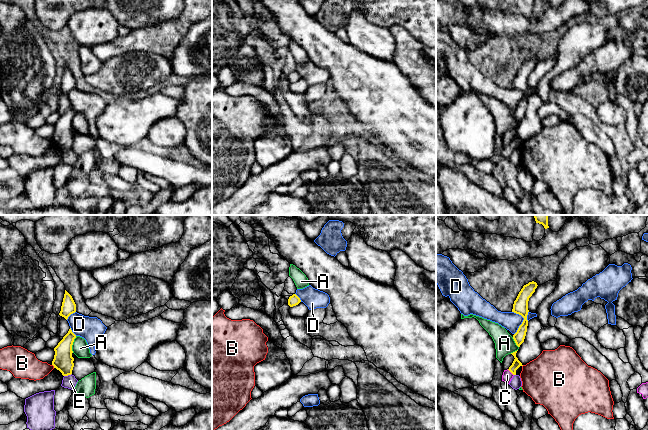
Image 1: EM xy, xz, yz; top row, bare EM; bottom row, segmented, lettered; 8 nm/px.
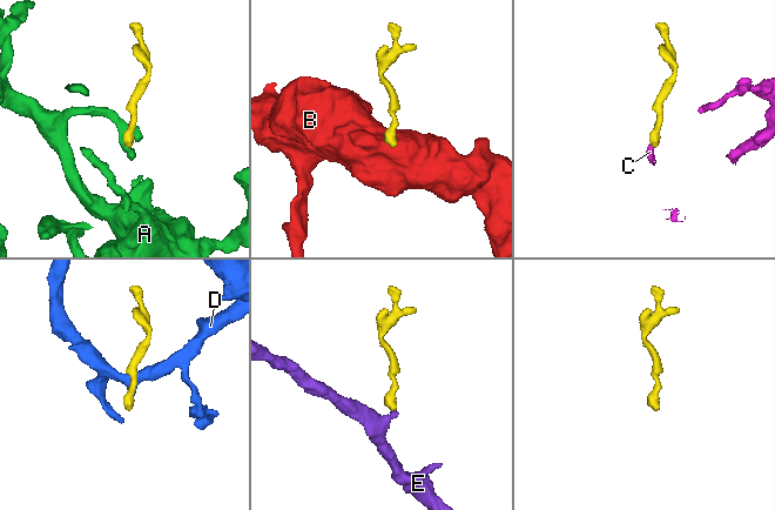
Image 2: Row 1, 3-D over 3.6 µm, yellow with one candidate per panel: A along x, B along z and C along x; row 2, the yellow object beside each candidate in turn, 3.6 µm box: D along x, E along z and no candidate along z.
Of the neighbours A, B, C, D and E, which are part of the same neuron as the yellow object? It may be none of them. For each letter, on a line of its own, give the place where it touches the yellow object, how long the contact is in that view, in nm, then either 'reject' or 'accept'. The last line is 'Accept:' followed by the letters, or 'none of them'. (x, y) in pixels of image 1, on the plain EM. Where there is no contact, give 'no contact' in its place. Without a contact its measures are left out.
A: xy (72, 120) | 140 nm | reject
B: xy (53, 141) | 40 nm | reject
C: yz (510, 147) | 80 nm | reject
D: yz (523, 97) | 190 nm | reject
E: xy (67, 151) | 70 nm | reject
Accept: none of them

